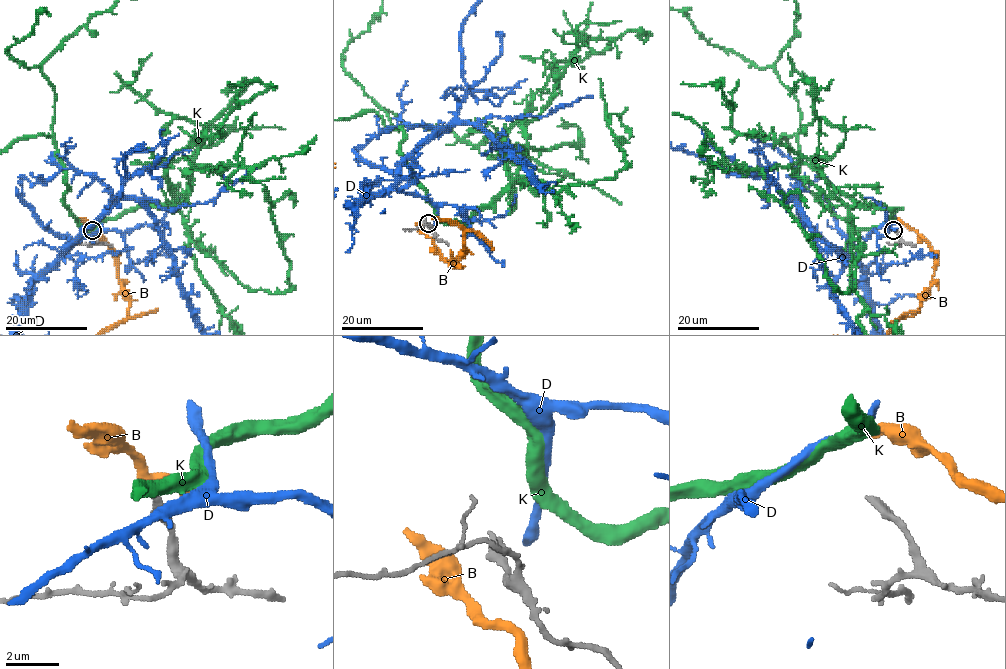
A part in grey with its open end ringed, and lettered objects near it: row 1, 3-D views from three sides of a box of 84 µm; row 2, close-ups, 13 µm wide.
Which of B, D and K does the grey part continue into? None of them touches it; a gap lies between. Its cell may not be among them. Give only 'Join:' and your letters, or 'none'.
Join: K

